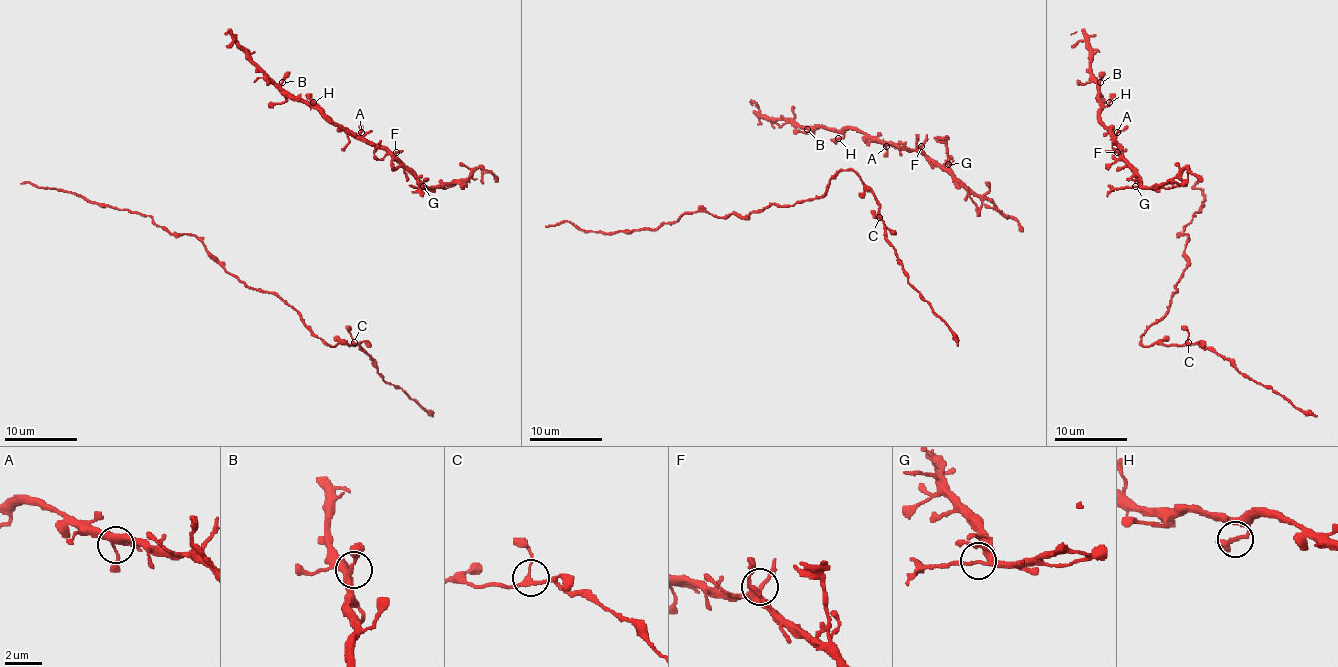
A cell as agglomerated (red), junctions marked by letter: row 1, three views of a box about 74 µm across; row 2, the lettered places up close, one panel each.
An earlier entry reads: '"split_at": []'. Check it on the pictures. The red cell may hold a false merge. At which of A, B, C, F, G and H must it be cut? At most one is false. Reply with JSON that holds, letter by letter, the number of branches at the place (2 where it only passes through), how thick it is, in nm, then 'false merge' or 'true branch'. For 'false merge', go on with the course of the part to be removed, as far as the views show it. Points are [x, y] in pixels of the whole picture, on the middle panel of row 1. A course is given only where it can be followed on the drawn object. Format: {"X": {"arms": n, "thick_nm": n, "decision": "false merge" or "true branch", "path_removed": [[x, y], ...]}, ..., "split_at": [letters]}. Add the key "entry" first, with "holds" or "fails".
{"entry": "fails", "A": {"arms": 4, "thick_nm": 180, "decision": "true branch"}, "B": {"arms": 3, "thick_nm": 220, "decision": "true branch"}, "C": {"arms": 3, "thick_nm": 240, "decision": "true branch"}, "F": {"arms": 3, "thick_nm": 180, "decision": "true branch"}, "G": {"arms": 4, "thick_nm": 200, "decision": "false merge", "path_removed": [[948, 164], [946, 146], [933, 137]]}, "H": {"arms": 2, "thick_nm": 220, "decision": "true branch"}, "split_at": ["G"]}

